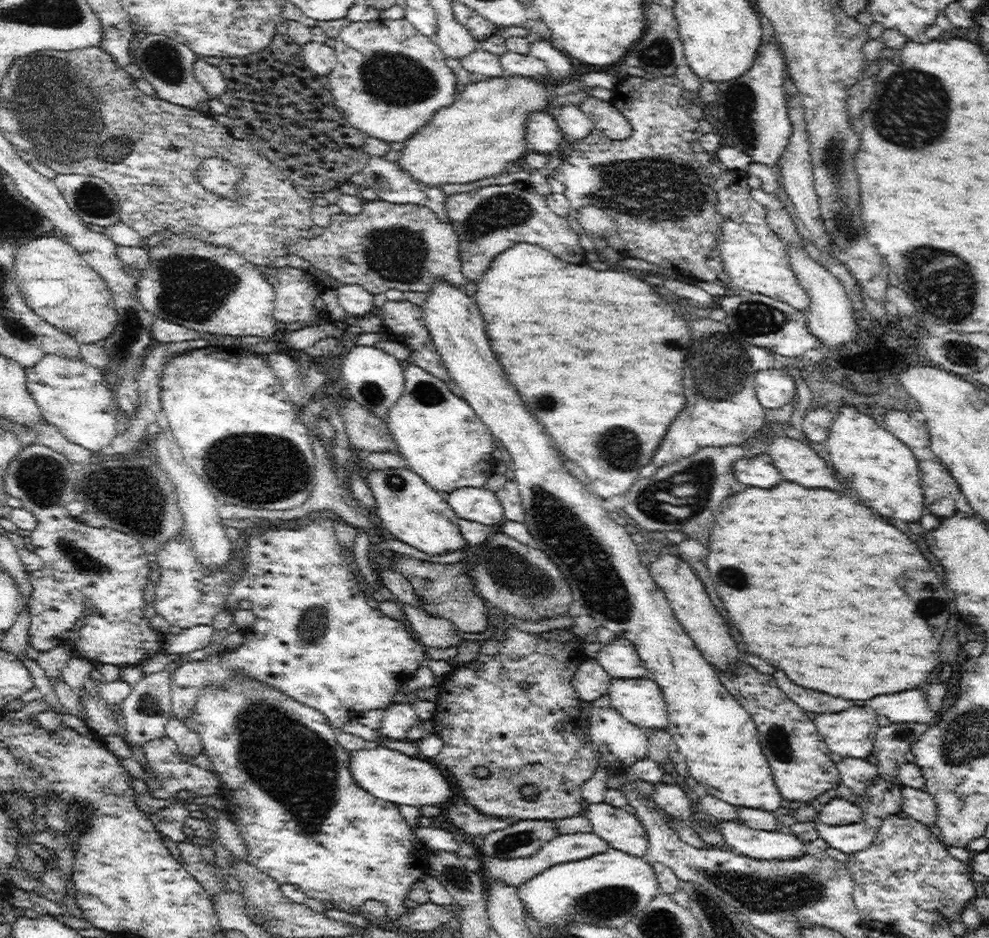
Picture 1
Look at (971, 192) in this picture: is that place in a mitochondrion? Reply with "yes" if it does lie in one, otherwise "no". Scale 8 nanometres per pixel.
no

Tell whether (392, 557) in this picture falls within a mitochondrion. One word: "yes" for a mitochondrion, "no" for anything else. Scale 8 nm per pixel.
no

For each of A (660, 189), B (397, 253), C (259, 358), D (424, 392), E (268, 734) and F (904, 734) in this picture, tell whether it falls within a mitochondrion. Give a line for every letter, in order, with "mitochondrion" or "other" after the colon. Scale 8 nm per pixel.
A: mitochondrion
B: mitochondrion
C: other
D: mitochondrion
E: mitochondrion
F: mitochondrion

